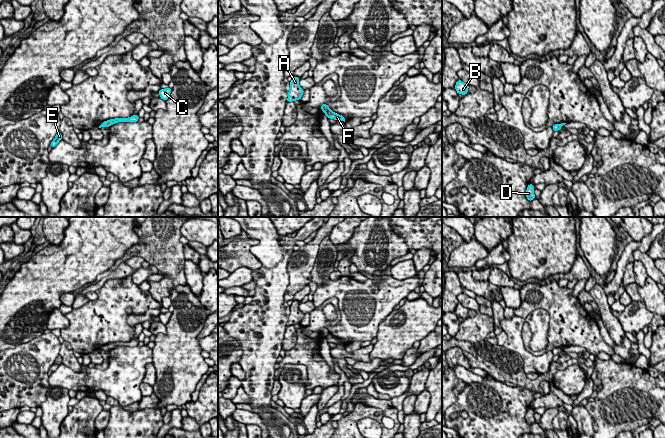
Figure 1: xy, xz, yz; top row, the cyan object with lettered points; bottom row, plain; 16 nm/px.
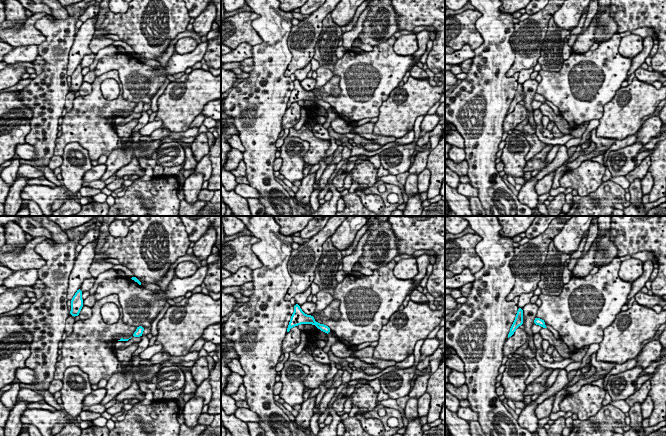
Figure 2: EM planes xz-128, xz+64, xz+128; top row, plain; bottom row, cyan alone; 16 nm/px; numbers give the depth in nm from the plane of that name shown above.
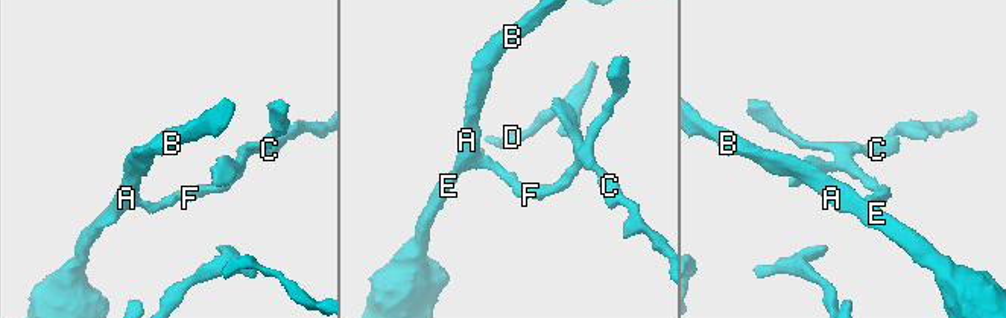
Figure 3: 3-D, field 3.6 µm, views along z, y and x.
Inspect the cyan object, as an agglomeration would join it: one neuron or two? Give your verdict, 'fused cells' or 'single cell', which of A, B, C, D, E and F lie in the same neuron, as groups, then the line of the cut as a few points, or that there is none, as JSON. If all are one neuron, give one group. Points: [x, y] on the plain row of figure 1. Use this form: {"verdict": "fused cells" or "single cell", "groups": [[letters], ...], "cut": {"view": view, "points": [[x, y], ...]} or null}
{"verdict": "fused cells", "groups": [["A", "B", "E"], ["C", "D", "F"]], "cut": {"view": "xz", "points": [[329, 333], [325, 337]]}}

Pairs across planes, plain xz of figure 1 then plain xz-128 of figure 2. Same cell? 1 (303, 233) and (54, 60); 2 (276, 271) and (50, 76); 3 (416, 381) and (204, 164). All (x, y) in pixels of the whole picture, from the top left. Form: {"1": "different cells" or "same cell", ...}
{"1": "same cell", "2": "same cell", "3": "different cells"}

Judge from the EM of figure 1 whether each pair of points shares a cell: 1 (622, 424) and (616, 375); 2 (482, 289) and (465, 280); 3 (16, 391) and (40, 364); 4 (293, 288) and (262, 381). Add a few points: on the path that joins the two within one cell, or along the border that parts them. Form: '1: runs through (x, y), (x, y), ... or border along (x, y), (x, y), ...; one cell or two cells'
1: runs through (608, 419), (606, 417), (606, 396), (613, 389); one cell
2: runs through (478, 287), (469, 283); one cell
3: runs through (23, 384), (36, 371); one cell
4: border along (289, 278), (284, 293), (286, 302); two cells

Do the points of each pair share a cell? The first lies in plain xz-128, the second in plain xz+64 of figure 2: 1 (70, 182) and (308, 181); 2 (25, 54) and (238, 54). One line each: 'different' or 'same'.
1: different
2: same

